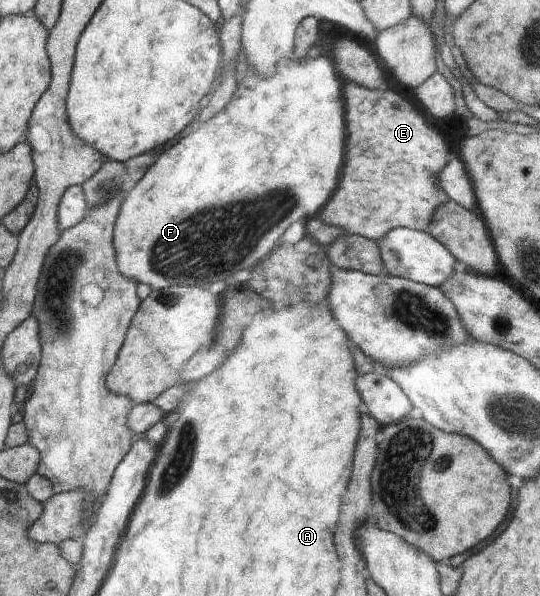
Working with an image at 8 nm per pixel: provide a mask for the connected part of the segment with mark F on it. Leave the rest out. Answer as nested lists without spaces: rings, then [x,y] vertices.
[[[319,56],[315,59],[304,59],[300,63],[298,59],[279,58],[279,63],[275,66],[275,74],[271,78],[259,76],[259,72],[248,66],[248,69],[237,84],[237,89],[233,92],[232,100],[219,114],[217,118],[213,116],[209,122],[203,122],[201,128],[197,128],[189,136],[181,138],[175,146],[165,150],[159,160],[155,162],[137,182],[126,196],[120,206],[114,230],[114,249],[116,263],[119,272],[127,278],[135,280],[138,284],[147,284],[149,288],[163,288],[171,285],[205,286],[217,280],[223,280],[227,276],[233,276],[235,272],[256,266],[277,246],[281,236],[291,224],[296,220],[318,216],[324,204],[331,198],[337,178],[339,178],[339,168],[341,168],[341,158],[343,158],[343,146],[345,146],[345,120],[343,120],[343,80],[336,71],[336,64],[333,58]]]

